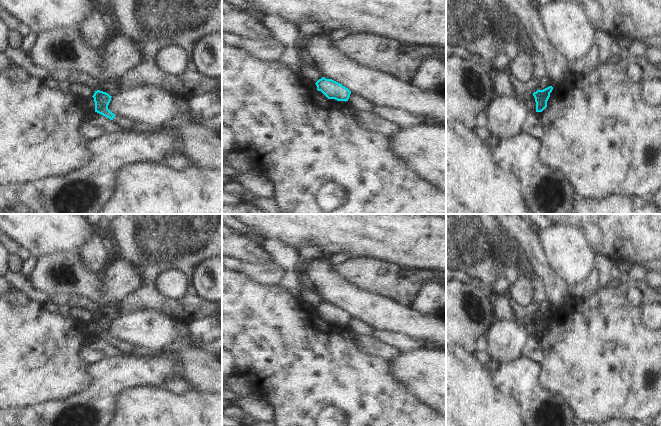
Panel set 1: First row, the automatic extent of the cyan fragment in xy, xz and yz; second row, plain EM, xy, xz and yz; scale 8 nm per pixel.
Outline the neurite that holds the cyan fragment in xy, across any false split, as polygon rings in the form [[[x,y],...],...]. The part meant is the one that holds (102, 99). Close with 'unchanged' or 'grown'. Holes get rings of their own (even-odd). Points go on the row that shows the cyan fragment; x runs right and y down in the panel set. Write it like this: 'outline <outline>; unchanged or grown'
outline [[[97,90],[92,96],[95,102],[95,112],[113,120],[122,129],[138,132],[138,133],[149,133],[153,131],[150,125],[144,122],[133,121],[126,117],[116,116],[108,109],[108,105],[111,101],[111,97],[108,93]]]; grown

